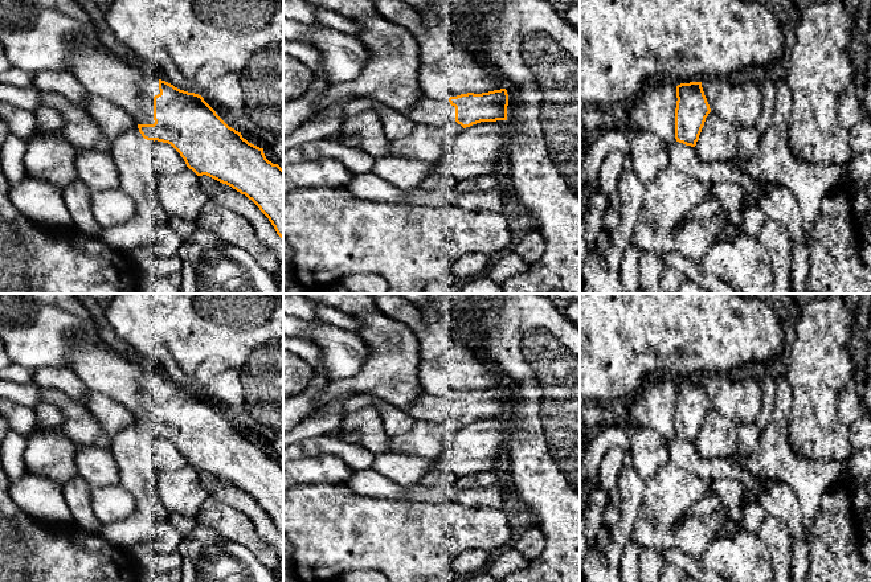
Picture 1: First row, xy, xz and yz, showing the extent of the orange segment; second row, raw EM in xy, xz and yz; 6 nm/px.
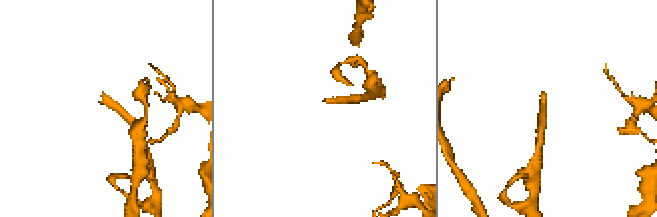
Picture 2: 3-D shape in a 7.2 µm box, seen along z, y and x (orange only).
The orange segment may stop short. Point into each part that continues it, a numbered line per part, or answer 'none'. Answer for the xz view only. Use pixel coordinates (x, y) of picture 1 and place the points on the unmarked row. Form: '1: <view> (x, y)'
1: xz (429, 408)

